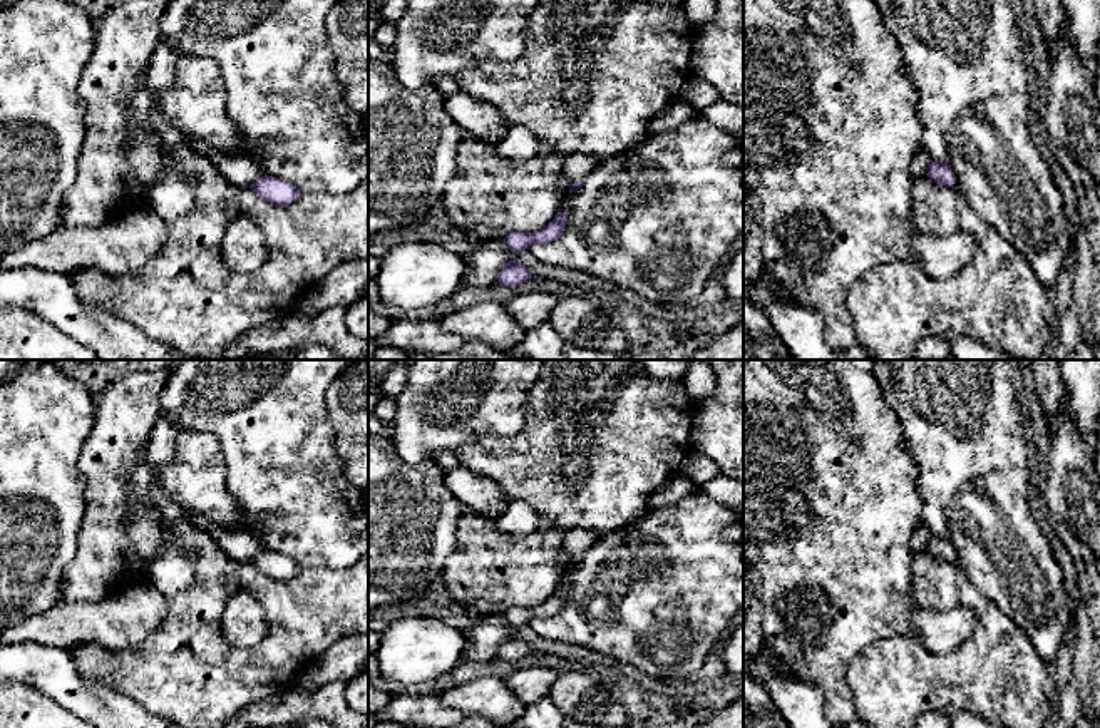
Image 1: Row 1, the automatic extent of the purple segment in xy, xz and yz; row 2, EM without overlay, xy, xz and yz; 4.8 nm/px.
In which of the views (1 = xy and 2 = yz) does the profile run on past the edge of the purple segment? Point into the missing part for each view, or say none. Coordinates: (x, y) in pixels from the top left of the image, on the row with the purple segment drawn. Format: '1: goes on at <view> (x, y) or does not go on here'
1: does not go on here
2: does not go on here

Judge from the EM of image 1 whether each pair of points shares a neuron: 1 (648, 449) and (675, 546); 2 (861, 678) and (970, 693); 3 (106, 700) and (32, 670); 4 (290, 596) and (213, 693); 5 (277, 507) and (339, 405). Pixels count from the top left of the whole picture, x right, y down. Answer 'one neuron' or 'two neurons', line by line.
1: two neurons
2: one neuron
3: one neuron
4: one neuron
5: two neurons

